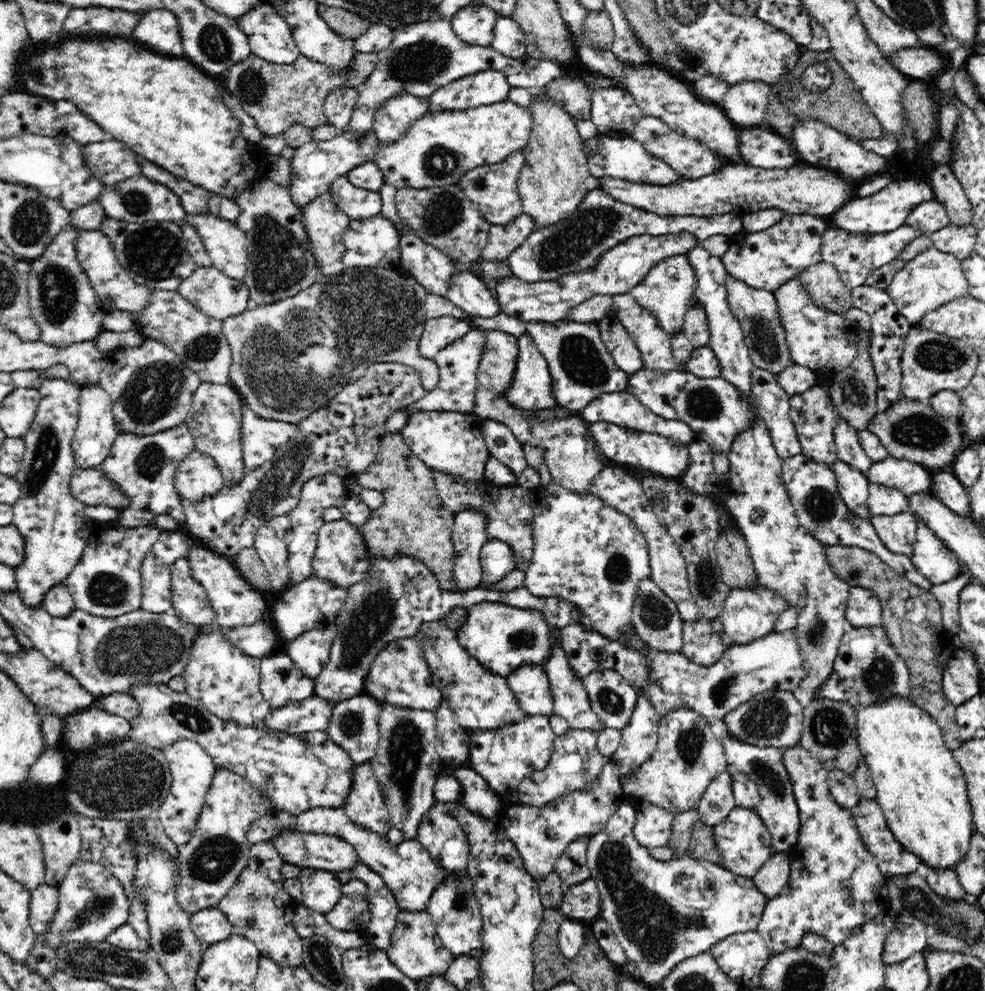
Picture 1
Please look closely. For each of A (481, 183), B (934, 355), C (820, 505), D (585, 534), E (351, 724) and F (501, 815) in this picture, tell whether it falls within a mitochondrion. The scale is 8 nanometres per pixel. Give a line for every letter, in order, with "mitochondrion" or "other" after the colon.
A: mitochondrion
B: mitochondrion
C: mitochondrion
D: other
E: mitochondrion
F: other

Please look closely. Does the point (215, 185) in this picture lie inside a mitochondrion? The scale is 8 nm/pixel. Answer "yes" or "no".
no

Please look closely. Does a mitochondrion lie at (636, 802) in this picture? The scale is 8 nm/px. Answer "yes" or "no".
no

